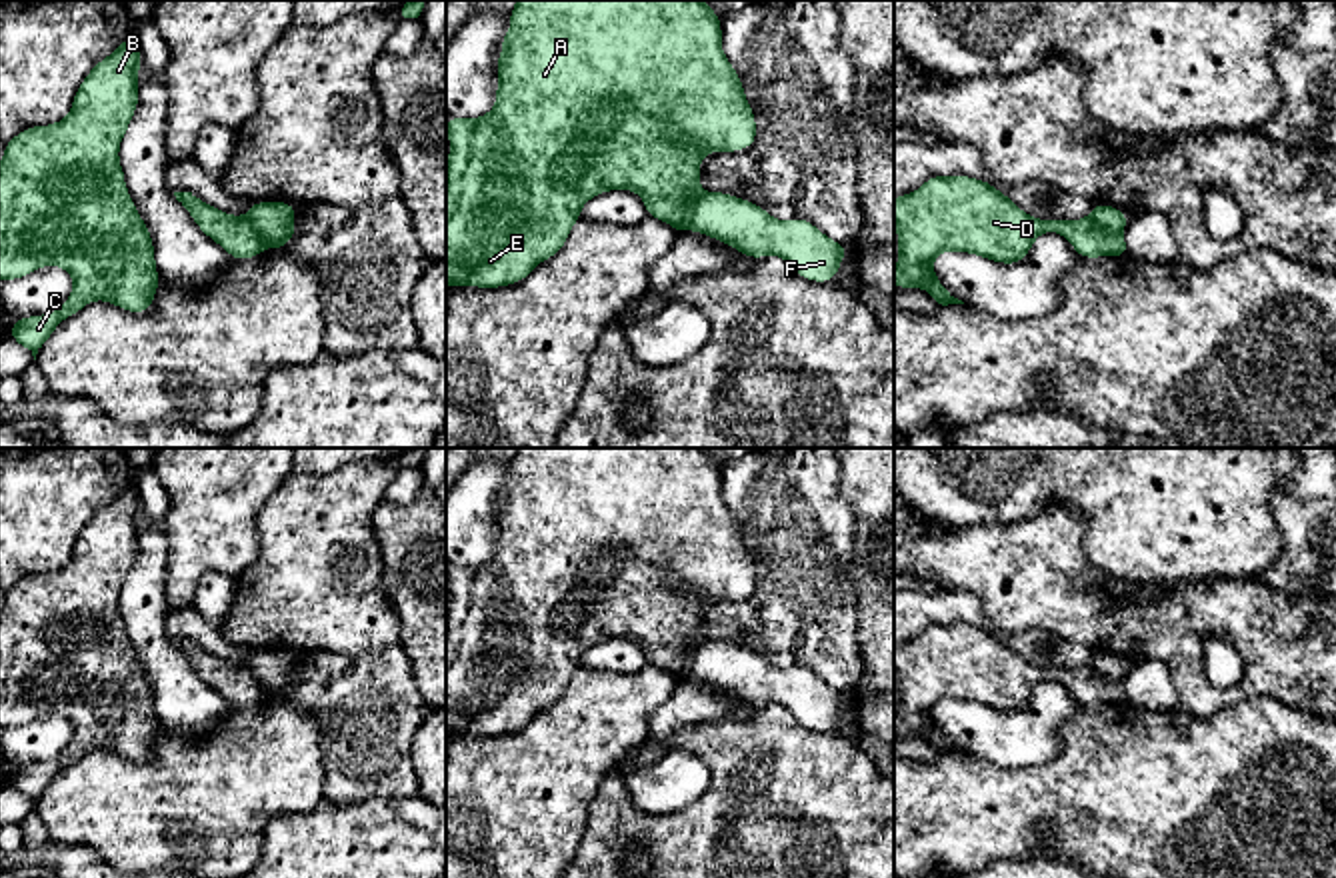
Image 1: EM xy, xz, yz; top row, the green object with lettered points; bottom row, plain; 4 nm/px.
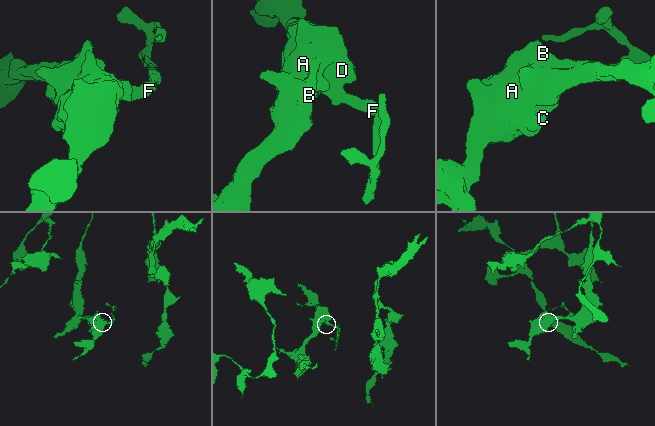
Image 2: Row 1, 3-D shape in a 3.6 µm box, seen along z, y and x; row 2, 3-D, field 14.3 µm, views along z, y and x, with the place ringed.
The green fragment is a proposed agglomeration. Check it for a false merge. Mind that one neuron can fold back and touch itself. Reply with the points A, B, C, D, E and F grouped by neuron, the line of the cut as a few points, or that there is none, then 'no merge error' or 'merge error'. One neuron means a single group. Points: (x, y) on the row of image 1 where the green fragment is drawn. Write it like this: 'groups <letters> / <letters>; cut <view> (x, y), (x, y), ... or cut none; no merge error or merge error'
groups A B C D E / F; cut xz (702, 190), (688, 228); merge error

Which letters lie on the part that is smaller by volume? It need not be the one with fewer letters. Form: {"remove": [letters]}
{"remove": ["F"]}

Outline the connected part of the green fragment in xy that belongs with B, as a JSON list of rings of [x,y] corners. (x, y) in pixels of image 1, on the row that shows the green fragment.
[[[130,34],[88,72],[66,118],[56,124],[24,128],[6,142],[0,162],[0,280],[18,280],[50,264],[64,268],[74,280],[72,294],[58,310],[18,318],[10,328],[10,338],[30,350],[34,360],[56,326],[90,302],[104,300],[136,314],[146,312],[154,302],[160,284],[154,242],[130,198],[118,158],[120,142],[138,108],[138,66],[140,48],[136,34]]]

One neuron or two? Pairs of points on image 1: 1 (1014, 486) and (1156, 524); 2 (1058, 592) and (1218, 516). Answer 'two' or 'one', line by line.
1: one
2: two

